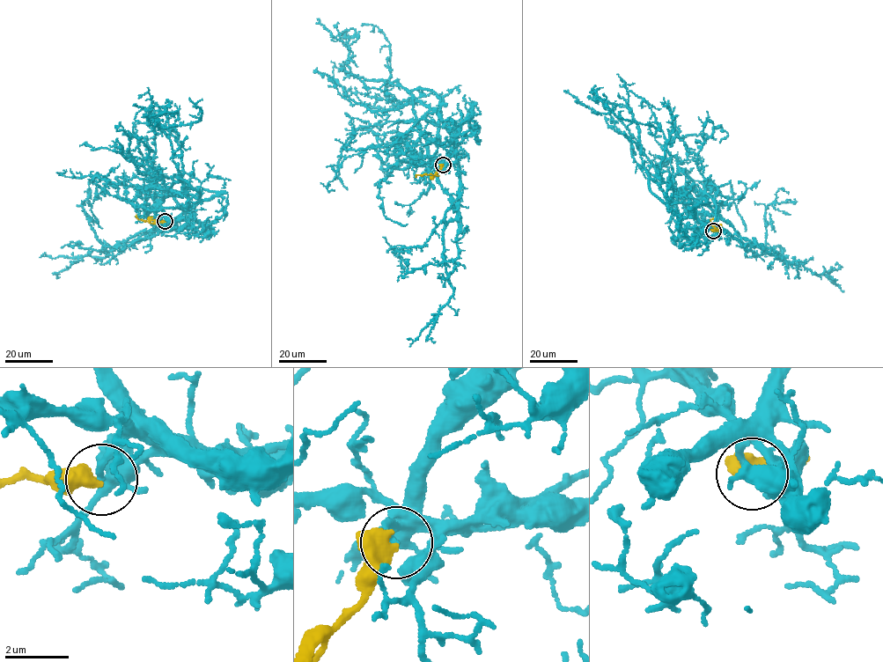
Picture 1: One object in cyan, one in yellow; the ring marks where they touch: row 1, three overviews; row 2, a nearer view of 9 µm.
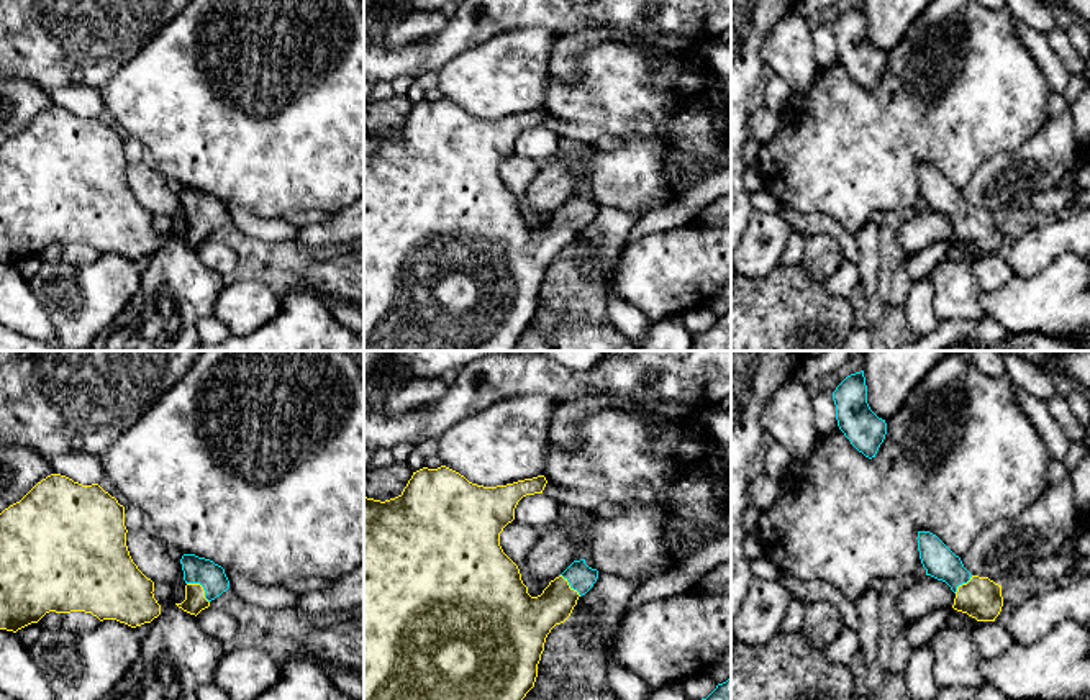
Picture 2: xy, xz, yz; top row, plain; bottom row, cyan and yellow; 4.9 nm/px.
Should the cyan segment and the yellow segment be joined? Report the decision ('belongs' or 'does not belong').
belongs

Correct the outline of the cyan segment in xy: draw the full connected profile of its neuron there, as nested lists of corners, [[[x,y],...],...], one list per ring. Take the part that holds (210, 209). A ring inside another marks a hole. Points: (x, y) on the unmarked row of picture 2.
[[[184,187],[180,197],[187,216],[185,233],[175,238],[184,244],[197,249],[210,239],[211,233],[229,221],[225,202],[213,193],[195,187]]]

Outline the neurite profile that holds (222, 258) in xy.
[[[208,239],[197,248],[198,259],[215,269],[223,277],[229,275],[236,267],[236,249],[229,244]]]

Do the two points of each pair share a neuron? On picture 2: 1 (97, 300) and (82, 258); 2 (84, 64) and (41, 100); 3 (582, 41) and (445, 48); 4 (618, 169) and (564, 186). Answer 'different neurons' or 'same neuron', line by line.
1: different neurons
2: different neurons
3: different neurons
4: different neurons

